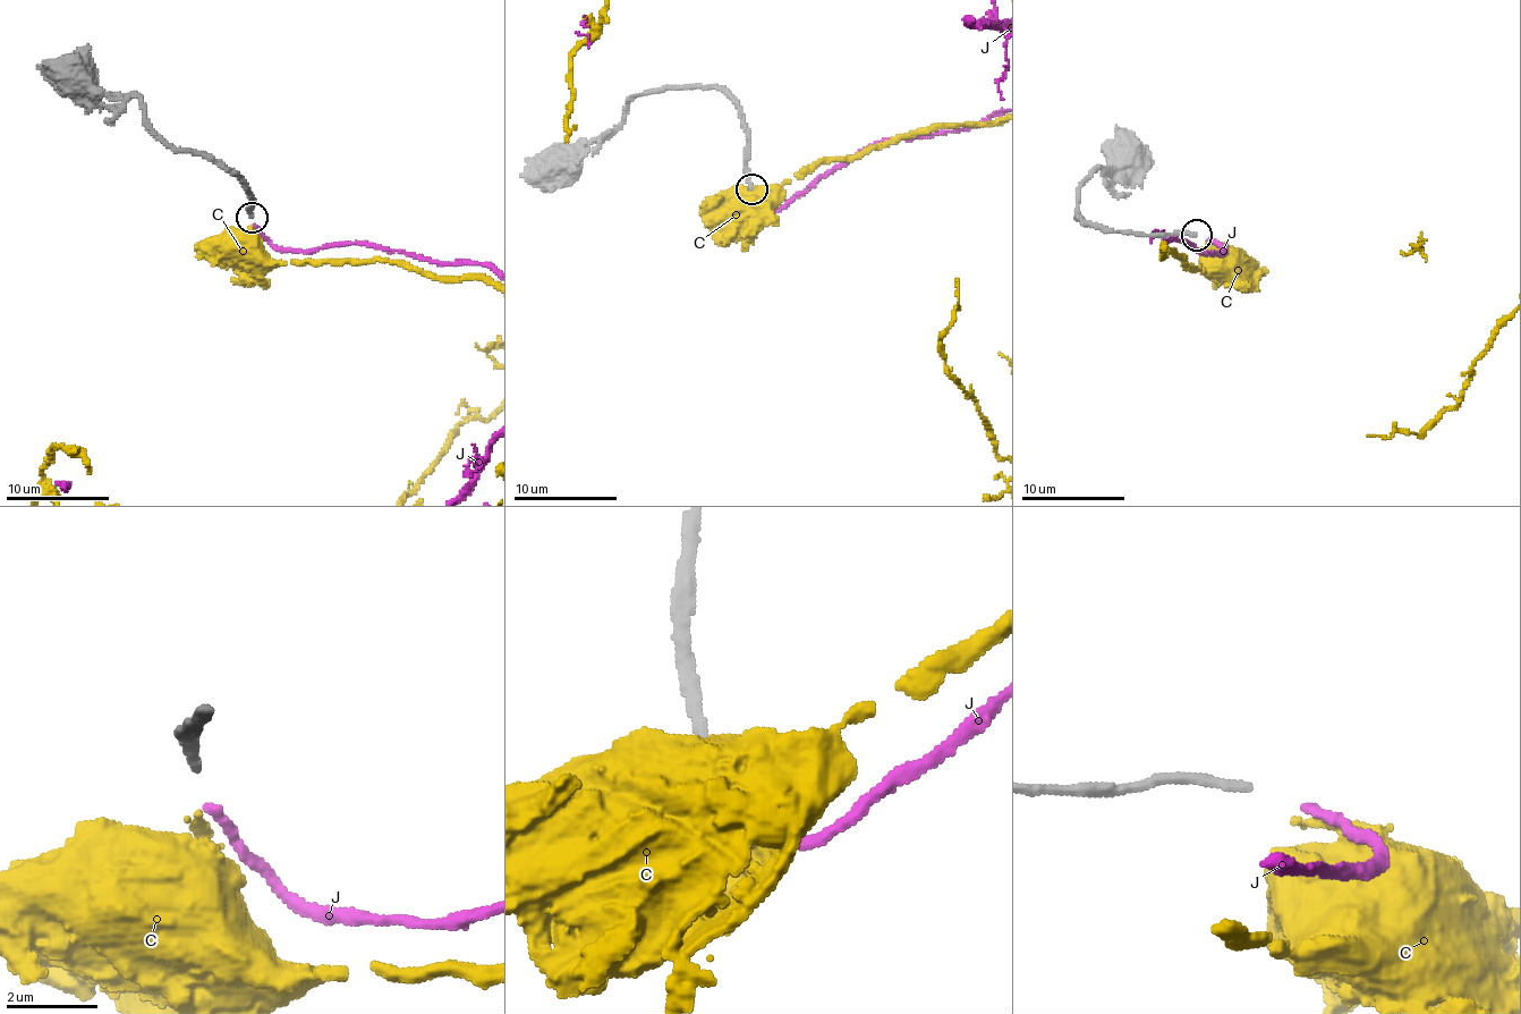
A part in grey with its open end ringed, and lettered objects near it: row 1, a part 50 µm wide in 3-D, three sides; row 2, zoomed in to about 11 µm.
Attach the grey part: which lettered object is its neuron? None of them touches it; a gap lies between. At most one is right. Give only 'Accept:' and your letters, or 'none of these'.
Accept: J

